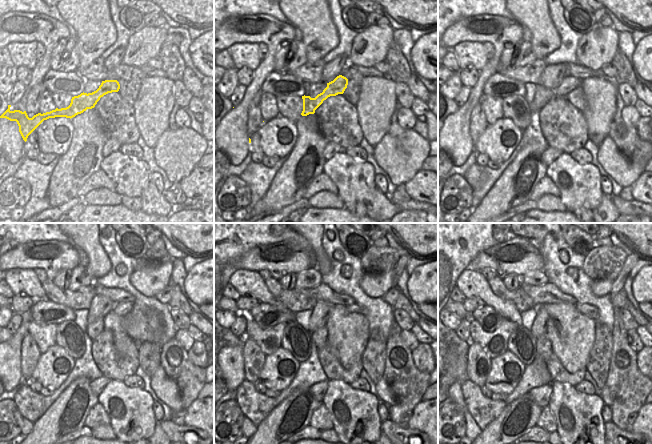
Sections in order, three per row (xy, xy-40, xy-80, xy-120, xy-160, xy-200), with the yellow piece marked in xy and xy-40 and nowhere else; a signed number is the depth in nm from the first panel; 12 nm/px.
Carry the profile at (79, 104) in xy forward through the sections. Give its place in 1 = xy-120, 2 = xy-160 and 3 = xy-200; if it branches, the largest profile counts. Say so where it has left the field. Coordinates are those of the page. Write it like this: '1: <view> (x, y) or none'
1: xy-120 (122, 308)
2: xy-160 (354, 308)
3: xy-200 (588, 310)

